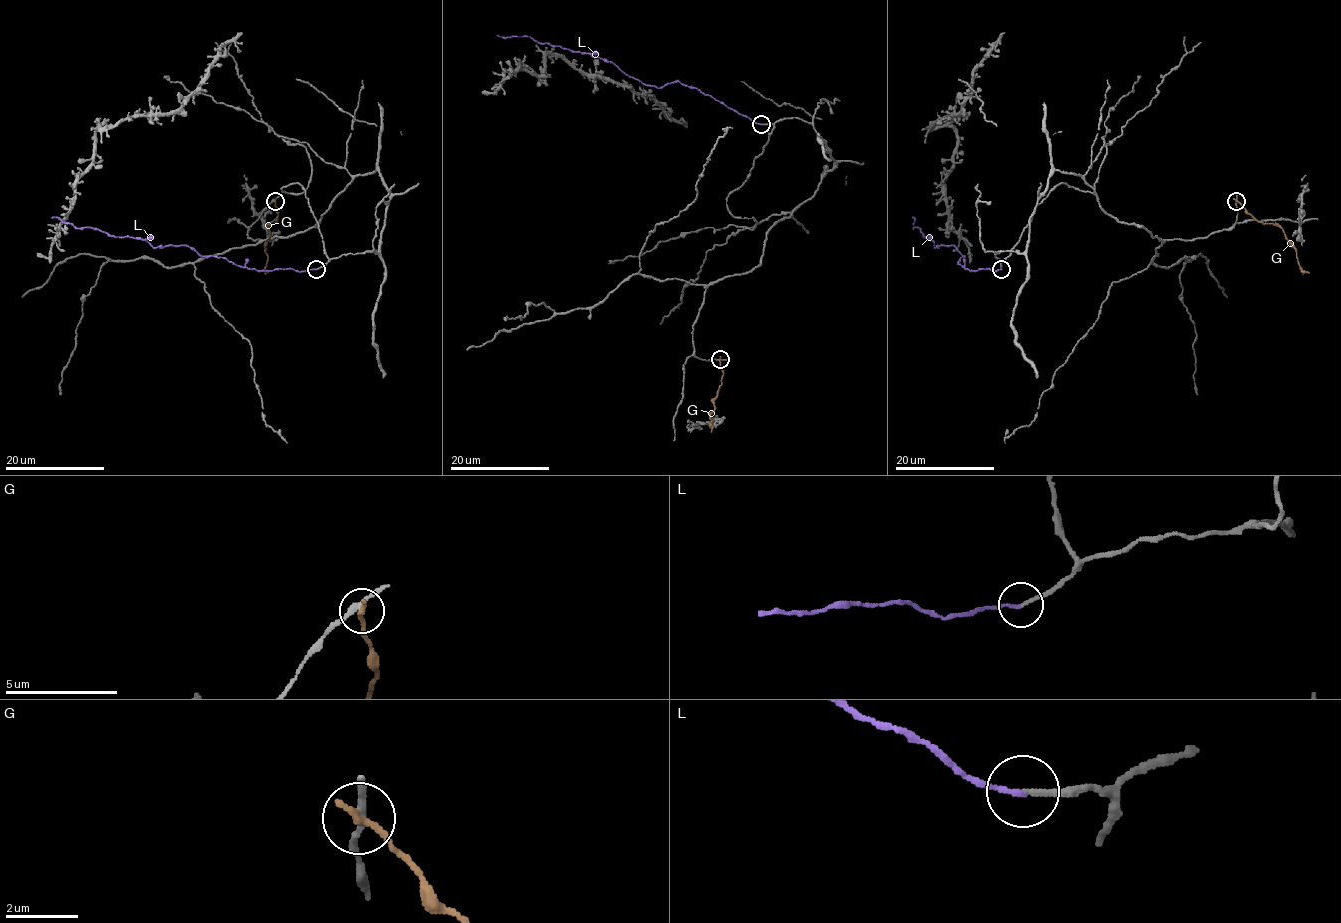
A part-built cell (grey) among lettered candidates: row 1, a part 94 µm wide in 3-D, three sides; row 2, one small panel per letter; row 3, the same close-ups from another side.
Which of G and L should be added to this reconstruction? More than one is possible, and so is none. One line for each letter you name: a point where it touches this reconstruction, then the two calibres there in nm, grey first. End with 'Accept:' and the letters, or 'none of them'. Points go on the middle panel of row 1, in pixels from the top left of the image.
L: (761, 124) | 140/140 nm
Accept: L

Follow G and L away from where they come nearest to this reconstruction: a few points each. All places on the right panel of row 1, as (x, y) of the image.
G: (1236, 201), (1258, 221), (1278, 226), (1295, 249), (1299, 268), (1309, 273)
L: (1001, 269), (966, 269), (958, 263), (965, 255), (953, 246), (934, 247), (917, 227), (913, 228), (913, 218)

